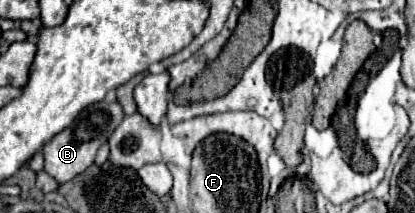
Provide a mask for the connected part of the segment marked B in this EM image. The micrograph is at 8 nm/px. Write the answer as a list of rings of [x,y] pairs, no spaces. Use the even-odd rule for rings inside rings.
[[[99,101],[91,107],[87,107],[85,111],[81,111],[67,129],[57,133],[43,147],[45,173],[49,173],[59,183],[67,183],[73,177],[77,177],[79,173],[83,173],[89,165],[93,165],[97,149],[101,147],[101,143],[105,143],[111,137],[113,129],[121,123],[121,119],[123,119],[123,107],[117,101]]]

